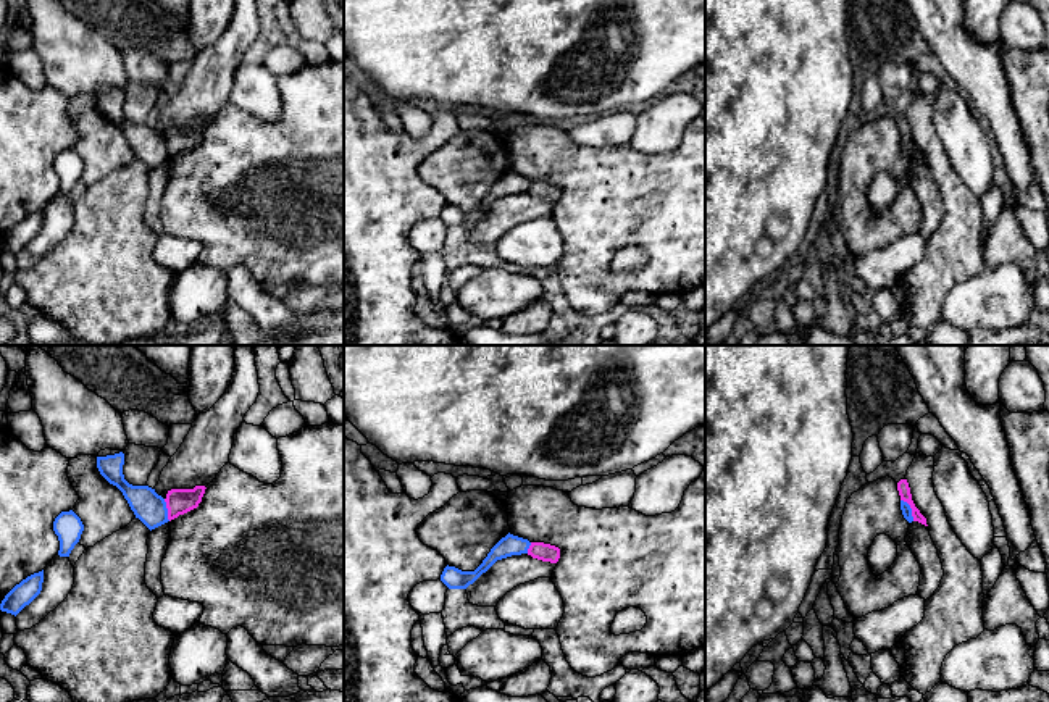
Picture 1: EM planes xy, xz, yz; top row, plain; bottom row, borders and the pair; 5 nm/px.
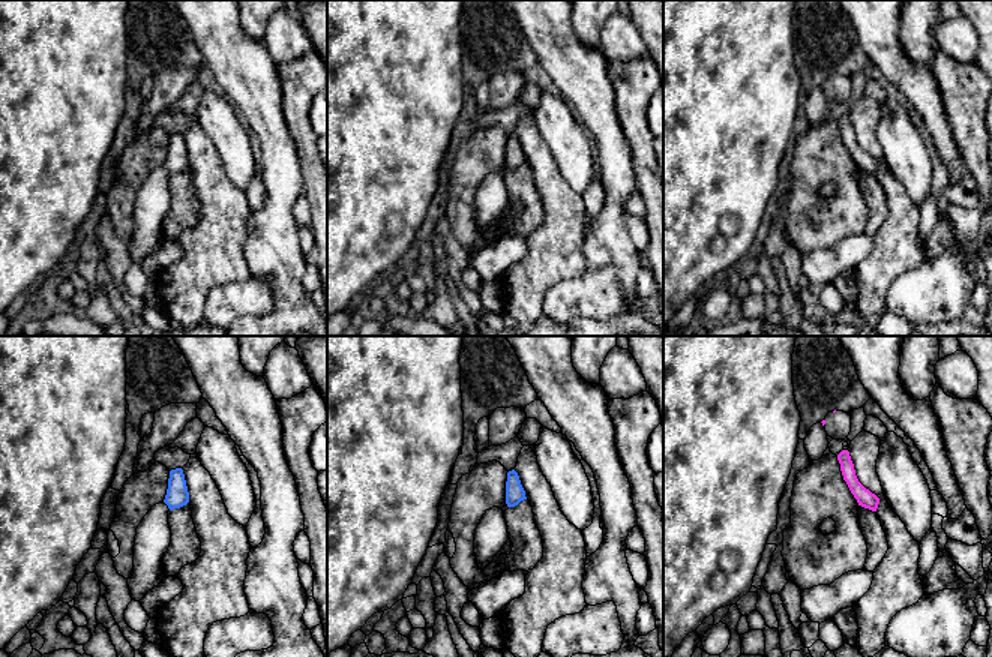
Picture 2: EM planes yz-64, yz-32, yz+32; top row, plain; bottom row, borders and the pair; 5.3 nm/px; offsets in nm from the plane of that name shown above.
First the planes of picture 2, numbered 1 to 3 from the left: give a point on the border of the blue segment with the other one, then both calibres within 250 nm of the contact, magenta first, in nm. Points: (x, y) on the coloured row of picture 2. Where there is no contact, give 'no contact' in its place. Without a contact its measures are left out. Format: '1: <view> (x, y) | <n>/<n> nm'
1: no contact
2: no contact
3: no contact

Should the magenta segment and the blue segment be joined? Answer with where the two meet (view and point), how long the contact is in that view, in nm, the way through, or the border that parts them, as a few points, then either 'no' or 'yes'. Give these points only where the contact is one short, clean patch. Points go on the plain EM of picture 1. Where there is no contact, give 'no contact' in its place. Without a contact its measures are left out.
contact yz (911, 146); length 130 nm; border yz (901, 137), (909, 144), (914, 158); no

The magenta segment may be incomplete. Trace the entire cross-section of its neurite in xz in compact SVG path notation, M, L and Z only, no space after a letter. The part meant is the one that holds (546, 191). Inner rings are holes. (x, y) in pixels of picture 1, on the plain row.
M531 181L528 194L542 200L557 202L560 197L560 187L544 181Z

